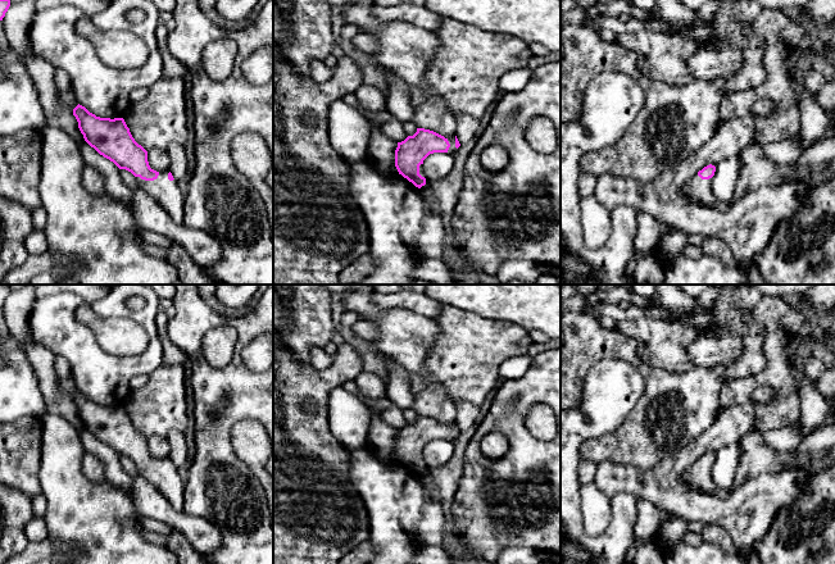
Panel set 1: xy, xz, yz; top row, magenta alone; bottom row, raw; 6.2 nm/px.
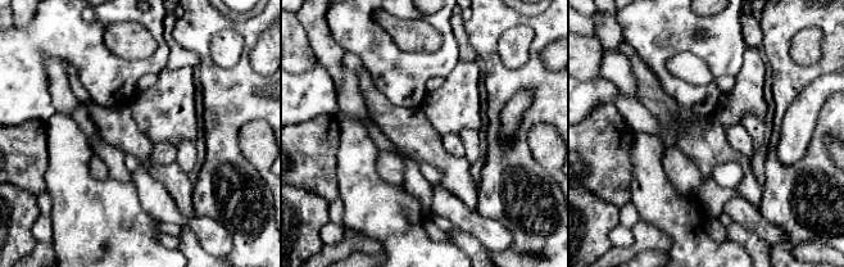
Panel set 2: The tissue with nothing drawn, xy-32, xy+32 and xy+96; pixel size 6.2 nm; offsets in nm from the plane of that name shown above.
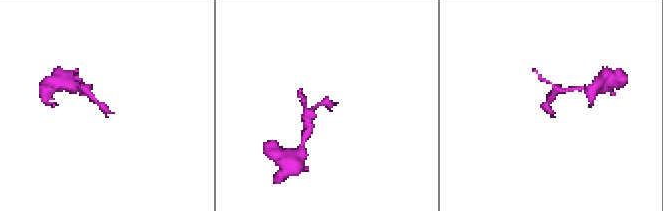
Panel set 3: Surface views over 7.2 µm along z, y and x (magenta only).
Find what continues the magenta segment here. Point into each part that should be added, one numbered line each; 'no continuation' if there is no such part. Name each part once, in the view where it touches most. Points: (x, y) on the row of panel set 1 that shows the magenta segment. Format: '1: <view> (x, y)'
1: xy (168, 195)

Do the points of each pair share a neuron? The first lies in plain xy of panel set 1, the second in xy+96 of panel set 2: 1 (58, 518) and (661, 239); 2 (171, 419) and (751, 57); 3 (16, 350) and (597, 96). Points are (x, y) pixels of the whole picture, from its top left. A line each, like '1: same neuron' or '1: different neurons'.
1: different neurons
2: same neuron
3: same neuron

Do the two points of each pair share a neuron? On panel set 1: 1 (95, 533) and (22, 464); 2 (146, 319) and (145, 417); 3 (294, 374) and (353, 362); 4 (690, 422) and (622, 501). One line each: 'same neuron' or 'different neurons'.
1: different neurons
2: different neurons
3: same neuron
4: different neurons

